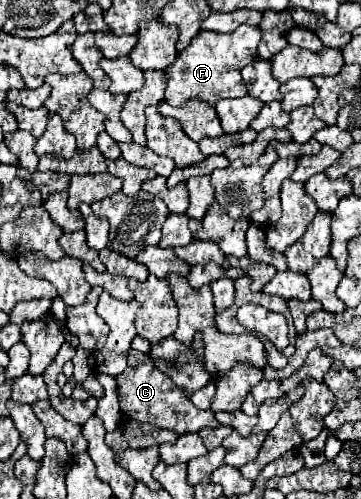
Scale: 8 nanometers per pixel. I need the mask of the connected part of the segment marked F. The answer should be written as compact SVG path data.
M240 25L236 31L228 35L200 31L192 39L192 43L182 53L178 53L174 65L170 65L164 71L168 81L166 101L174 107L182 107L186 101L198 99L214 107L220 99L244 97L248 91L246 83L242 81L240 69L244 69L246 65L250 65L250 61L254 61L254 57L258 57L256 47L260 43L260 35L262 31L258 25Z

